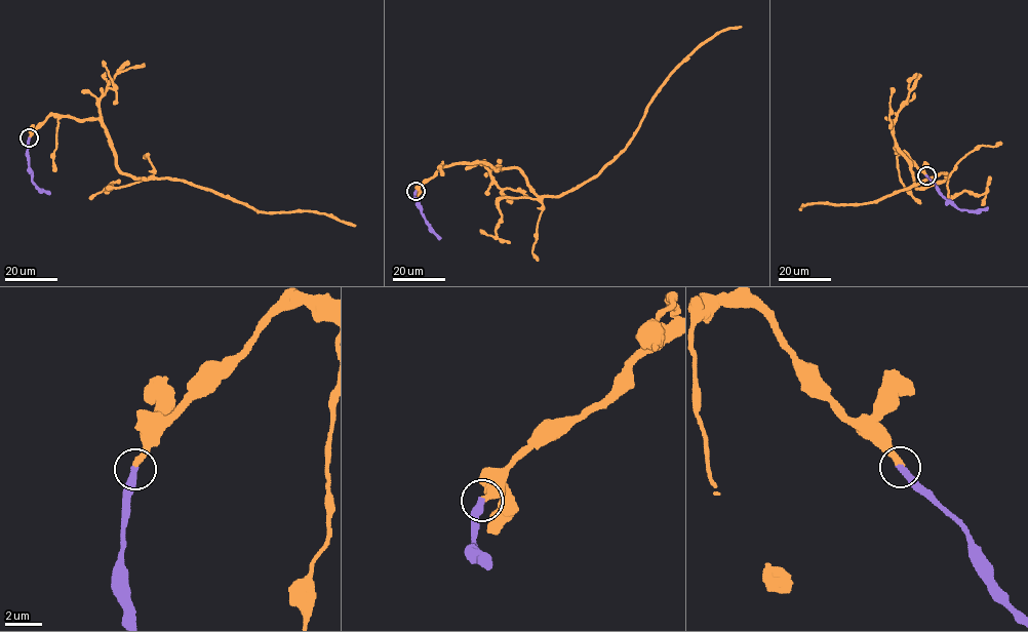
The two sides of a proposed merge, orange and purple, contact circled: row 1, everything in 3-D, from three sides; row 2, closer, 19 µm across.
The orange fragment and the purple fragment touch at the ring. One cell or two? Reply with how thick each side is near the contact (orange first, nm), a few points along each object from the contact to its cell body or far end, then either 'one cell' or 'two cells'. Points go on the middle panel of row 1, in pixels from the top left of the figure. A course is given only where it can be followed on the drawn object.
360 nm thick on the orange side, 360 nm on the other; orange runs (416, 191), (444, 166), (482, 162), (517, 168), (538, 196), (579, 188), (625, 147), (689, 55), (741, 26); purple runs (416, 191), (418, 206), (426, 224), (440, 238); one cell

